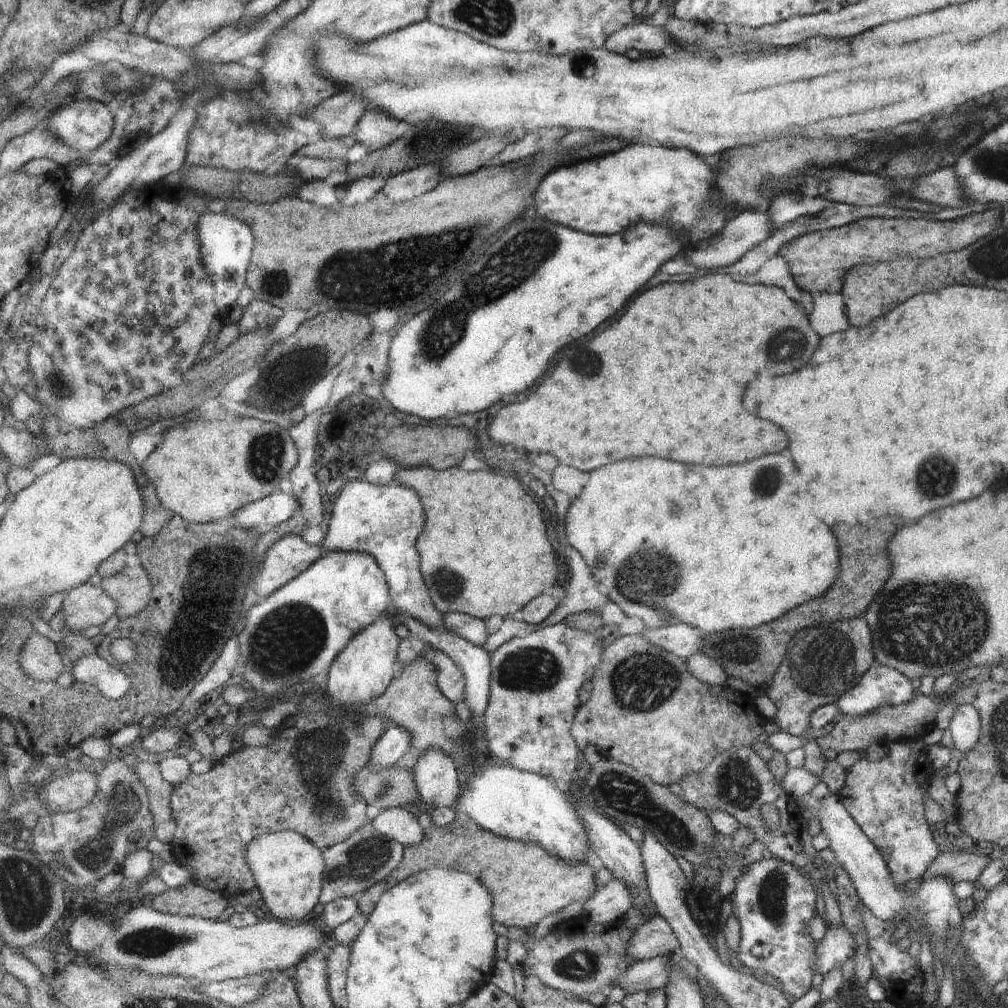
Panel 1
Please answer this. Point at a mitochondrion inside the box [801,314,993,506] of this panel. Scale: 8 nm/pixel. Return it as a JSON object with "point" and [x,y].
{"point":[934,474]}

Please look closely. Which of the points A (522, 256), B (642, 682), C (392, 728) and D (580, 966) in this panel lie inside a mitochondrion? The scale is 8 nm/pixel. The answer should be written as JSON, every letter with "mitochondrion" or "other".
{"A":"mitochondrion","B":"mitochondrion","C":"other","D":"mitochondrion"}

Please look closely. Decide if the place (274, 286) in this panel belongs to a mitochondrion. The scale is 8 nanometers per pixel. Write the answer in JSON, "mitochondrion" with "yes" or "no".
{"mitochondrion":"yes"}

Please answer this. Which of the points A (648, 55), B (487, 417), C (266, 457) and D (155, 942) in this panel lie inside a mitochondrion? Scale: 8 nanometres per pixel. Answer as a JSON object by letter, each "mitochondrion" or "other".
{"A":"other","B":"other","C":"mitochondrion","D":"mitochondrion"}

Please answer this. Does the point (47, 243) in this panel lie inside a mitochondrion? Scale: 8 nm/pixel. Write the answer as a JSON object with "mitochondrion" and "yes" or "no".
{"mitochondrion":"no"}

